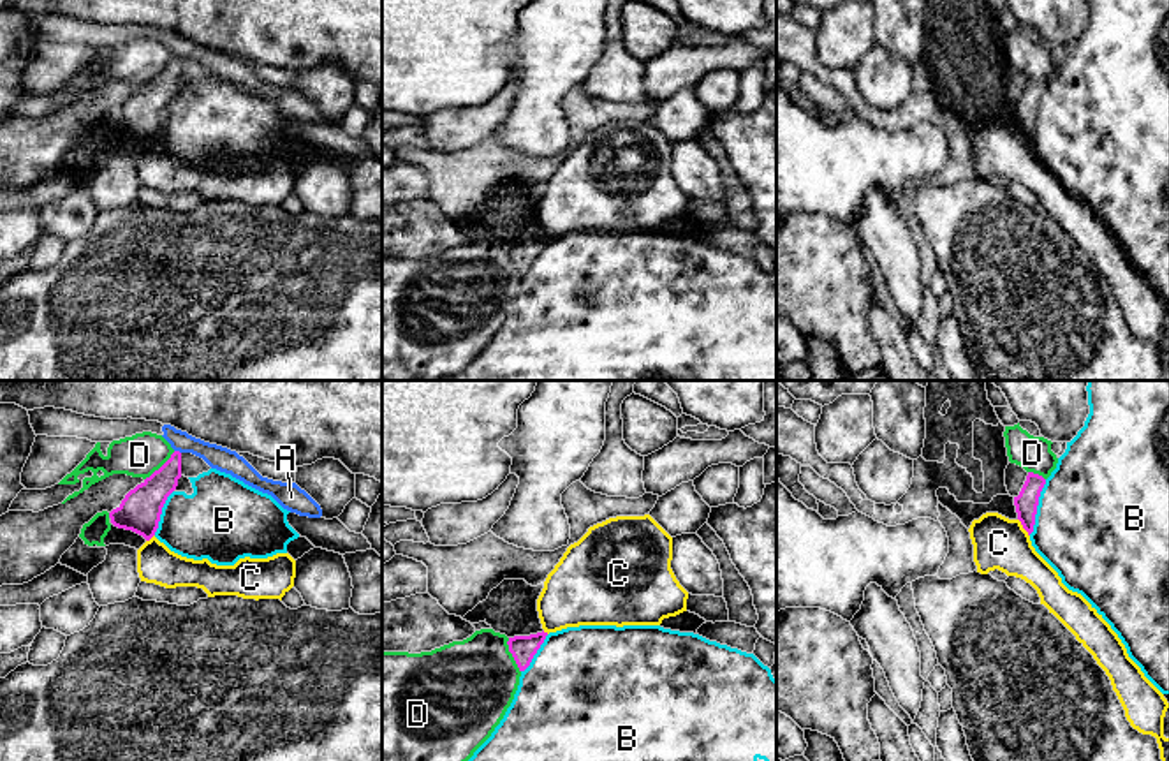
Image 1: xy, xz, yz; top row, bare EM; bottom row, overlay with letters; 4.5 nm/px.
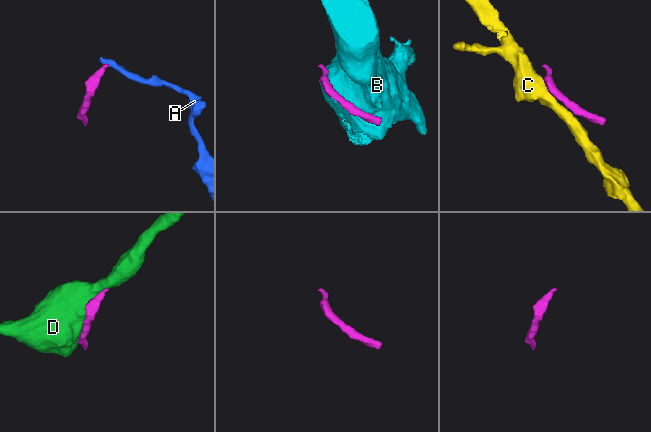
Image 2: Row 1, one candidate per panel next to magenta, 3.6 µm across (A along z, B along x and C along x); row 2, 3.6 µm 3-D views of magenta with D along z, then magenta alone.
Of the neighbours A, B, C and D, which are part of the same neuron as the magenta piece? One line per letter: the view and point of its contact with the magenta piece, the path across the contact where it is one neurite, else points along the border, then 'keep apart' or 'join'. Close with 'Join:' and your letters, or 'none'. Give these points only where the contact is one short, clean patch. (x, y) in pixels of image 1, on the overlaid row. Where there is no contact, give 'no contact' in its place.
A: xy (178, 451) | along xy (175, 450), (180, 453) | keep apart
B: yz (1036, 508) | keep apart
C: yz (1023, 527) | along yz (1018, 518), (1029, 536) | keep apart
D: xz (513, 656) | keep apart
Join: none

